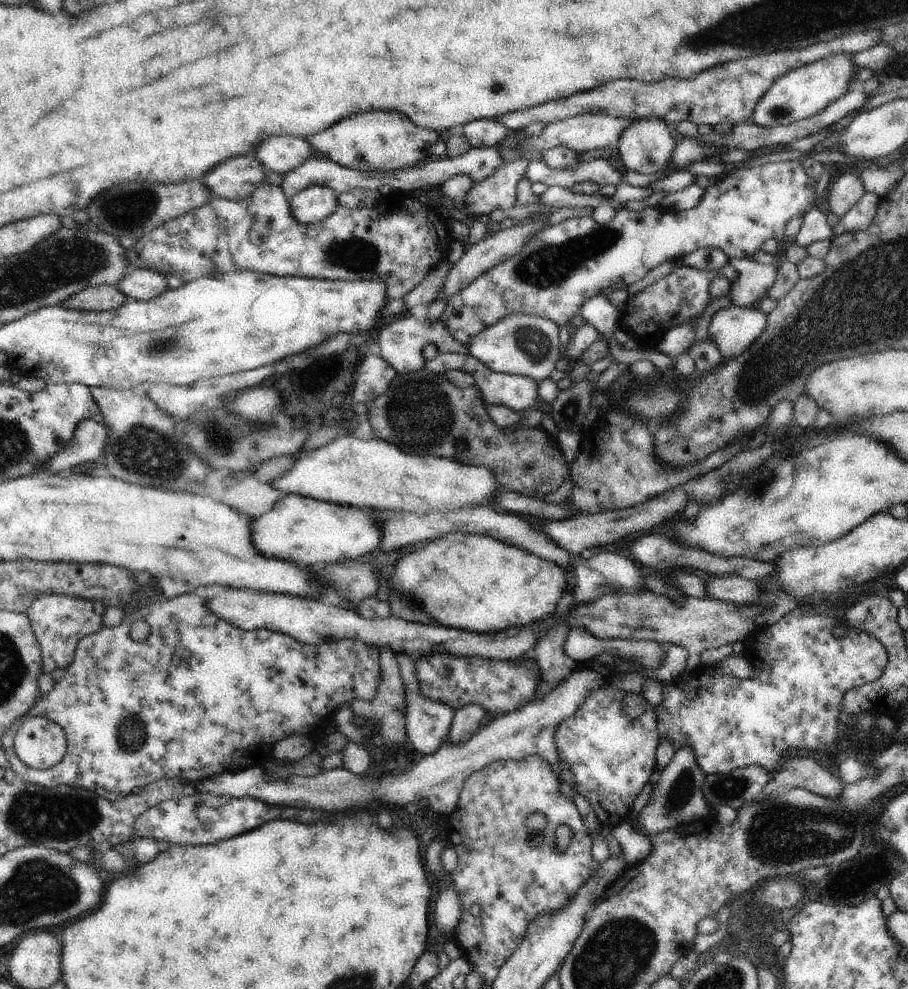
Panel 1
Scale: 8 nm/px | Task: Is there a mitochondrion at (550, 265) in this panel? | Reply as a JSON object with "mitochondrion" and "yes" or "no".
{"mitochondrion":"yes"}

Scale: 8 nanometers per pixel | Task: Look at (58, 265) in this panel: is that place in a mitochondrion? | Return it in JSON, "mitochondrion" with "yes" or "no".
{"mitochondrion":"yes"}

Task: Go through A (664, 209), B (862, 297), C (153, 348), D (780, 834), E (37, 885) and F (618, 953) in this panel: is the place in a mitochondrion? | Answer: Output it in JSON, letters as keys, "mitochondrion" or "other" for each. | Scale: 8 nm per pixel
{"A":"other","B":"mitochondrion","C":"mitochondrion","D":"mitochondrion","E":"mitochondrion","F":"mitochondrion"}

